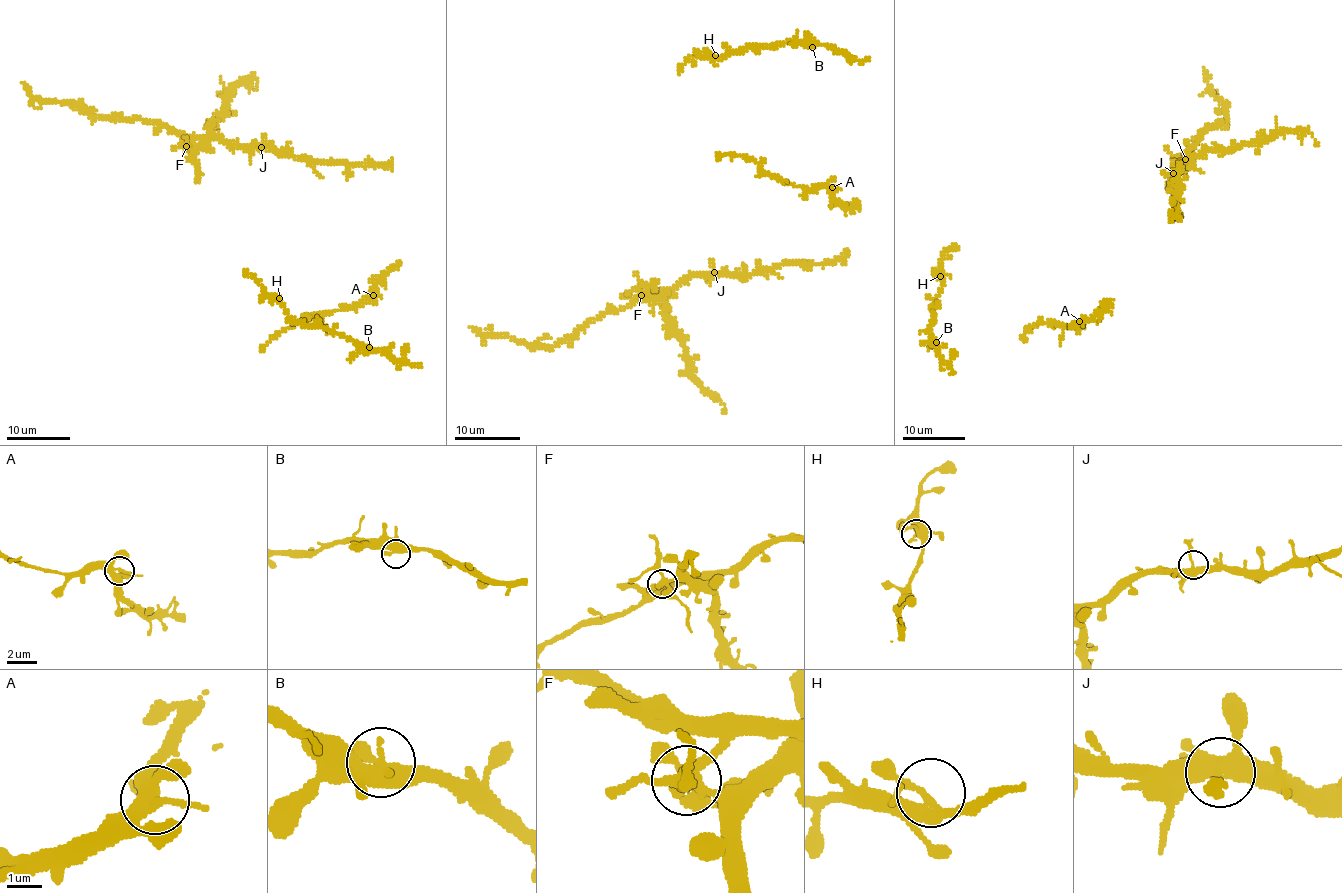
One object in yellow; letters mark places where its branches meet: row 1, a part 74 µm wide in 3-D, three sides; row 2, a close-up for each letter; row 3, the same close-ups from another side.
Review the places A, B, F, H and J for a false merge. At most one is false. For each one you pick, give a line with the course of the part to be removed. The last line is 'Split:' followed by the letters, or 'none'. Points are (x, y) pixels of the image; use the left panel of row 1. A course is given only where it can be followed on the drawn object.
F: (187, 146), (200, 148), (208, 136), (209, 126), (236, 85), (254, 78), (258, 84), (256, 90)
Split: F

